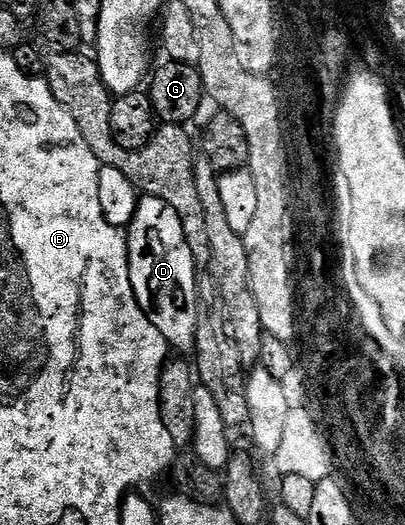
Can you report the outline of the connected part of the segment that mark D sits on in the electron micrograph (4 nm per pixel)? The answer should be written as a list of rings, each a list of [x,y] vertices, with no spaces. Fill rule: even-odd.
[[[142,195],[137,202],[133,220],[127,229],[129,241],[129,277],[131,290],[151,326],[163,334],[170,349],[177,354],[189,354],[196,349],[197,274],[191,246],[183,234],[183,222],[167,202]]]

